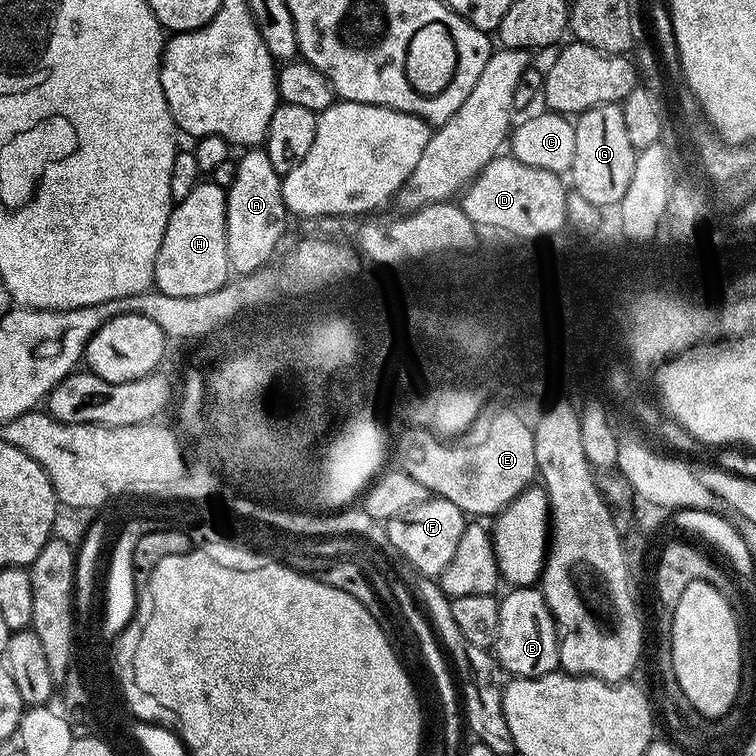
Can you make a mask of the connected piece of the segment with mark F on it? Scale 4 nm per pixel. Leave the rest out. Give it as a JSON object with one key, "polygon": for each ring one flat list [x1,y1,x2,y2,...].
{"polygon":[[432,496,386,521,391,551,396,551,399,559,416,569,421,577,439,578,450,558,454,558,454,549,458,547,458,538,462,538,465,523,466,513,454,506,454,502]]}

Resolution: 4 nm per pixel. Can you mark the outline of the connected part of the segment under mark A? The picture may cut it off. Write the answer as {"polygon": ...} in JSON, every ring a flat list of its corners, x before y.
{"polygon":[[252,146,245,152,248,153,235,161,236,173,226,189,226,254,229,269,236,276,248,276,258,271,277,255,276,247,290,221,289,210,282,198,282,176,274,170,267,151]]}

